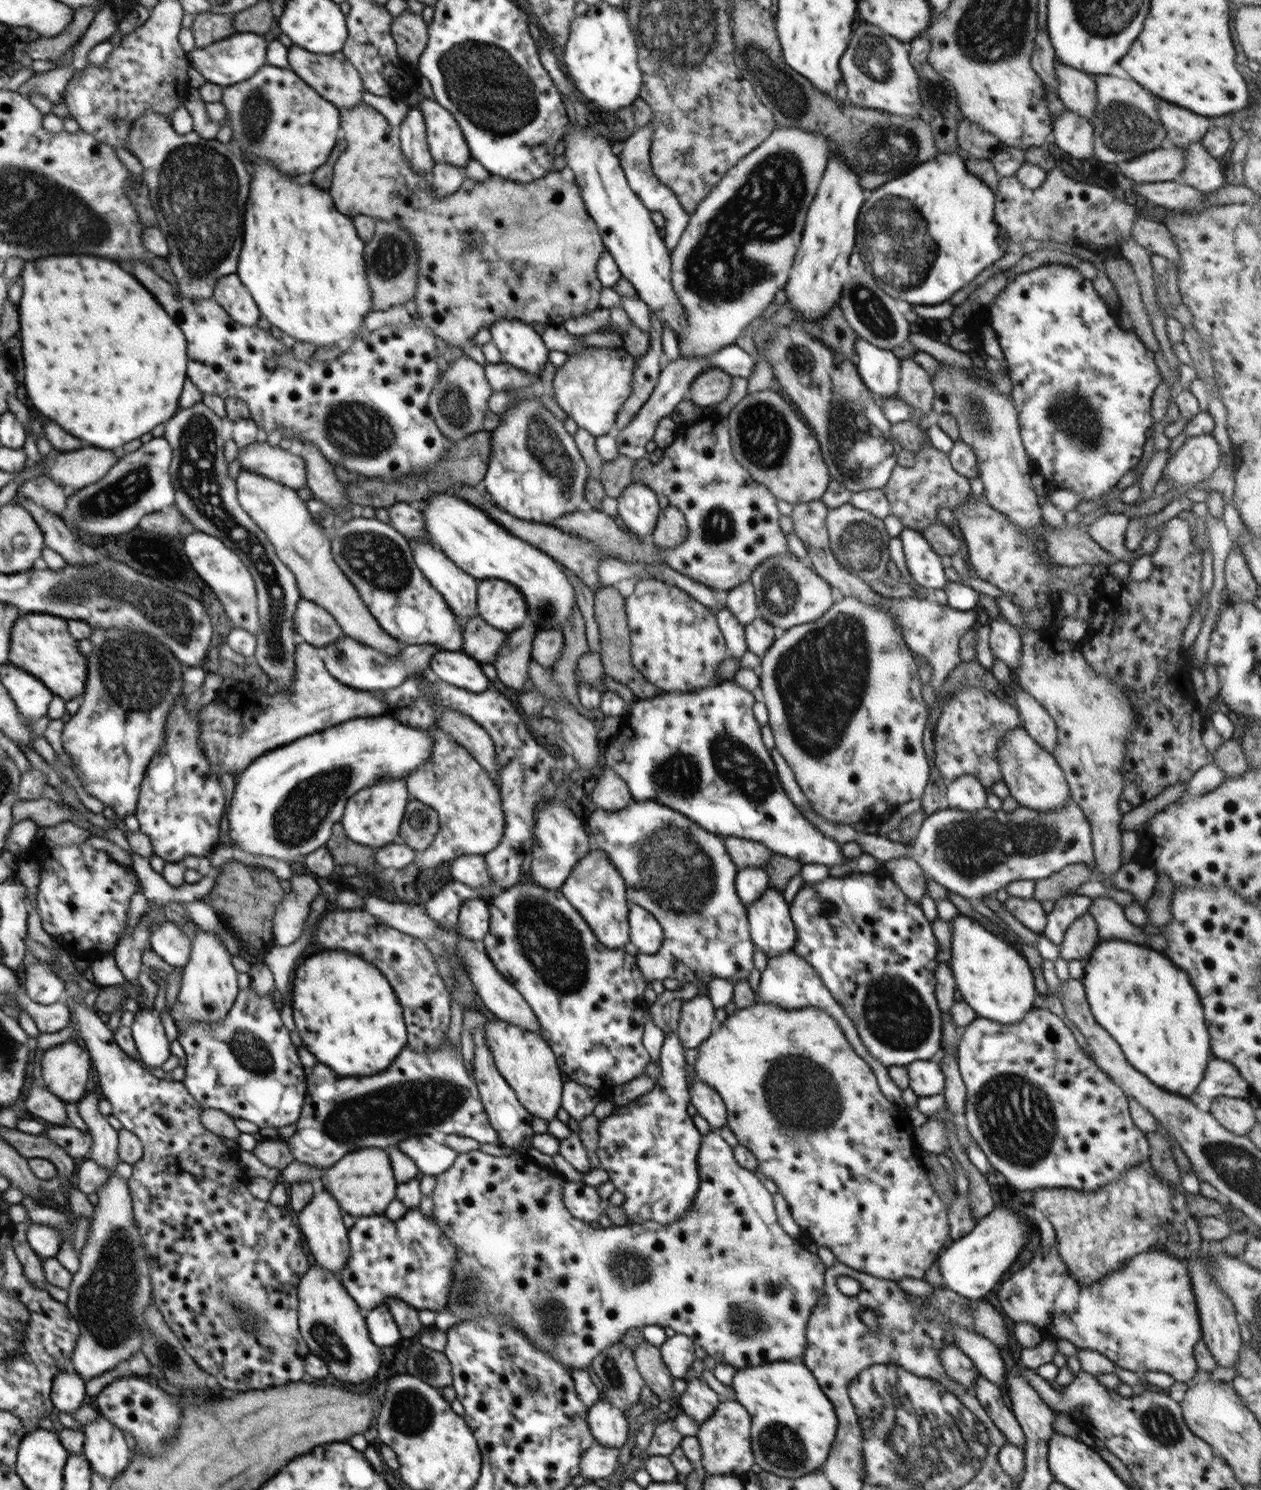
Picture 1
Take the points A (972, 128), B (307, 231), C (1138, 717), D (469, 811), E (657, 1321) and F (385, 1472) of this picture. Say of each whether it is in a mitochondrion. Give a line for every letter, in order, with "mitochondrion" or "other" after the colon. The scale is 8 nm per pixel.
A: other
B: other
C: other
D: other
E: other
F: other

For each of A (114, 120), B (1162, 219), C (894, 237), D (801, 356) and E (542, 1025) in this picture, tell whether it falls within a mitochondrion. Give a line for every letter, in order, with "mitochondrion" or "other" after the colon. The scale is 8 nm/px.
A: mitochondrion
B: other
C: mitochondrion
D: mitochondrion
E: other

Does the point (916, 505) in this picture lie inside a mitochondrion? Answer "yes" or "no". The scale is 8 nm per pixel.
no

